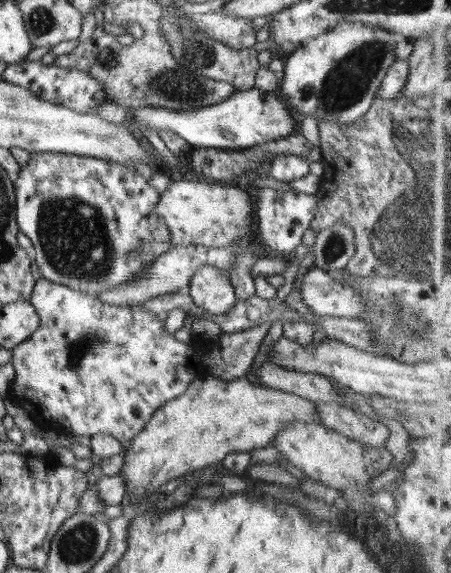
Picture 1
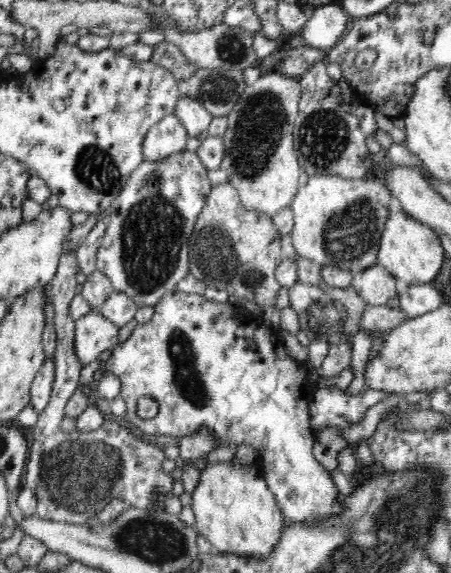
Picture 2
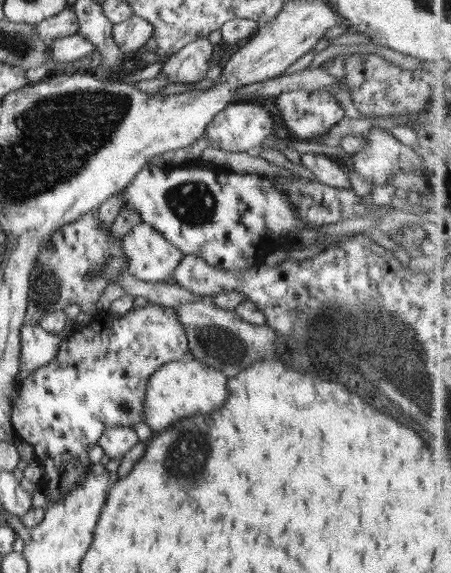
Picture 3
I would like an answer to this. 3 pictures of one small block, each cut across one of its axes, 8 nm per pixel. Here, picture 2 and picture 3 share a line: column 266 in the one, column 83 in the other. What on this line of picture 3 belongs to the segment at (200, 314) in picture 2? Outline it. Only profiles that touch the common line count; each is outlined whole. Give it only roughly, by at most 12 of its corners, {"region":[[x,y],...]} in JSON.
{"region":[[173,307],[106,313],[21,381],[16,437],[46,508],[108,427],[144,422],[150,375],[192,358]]}

